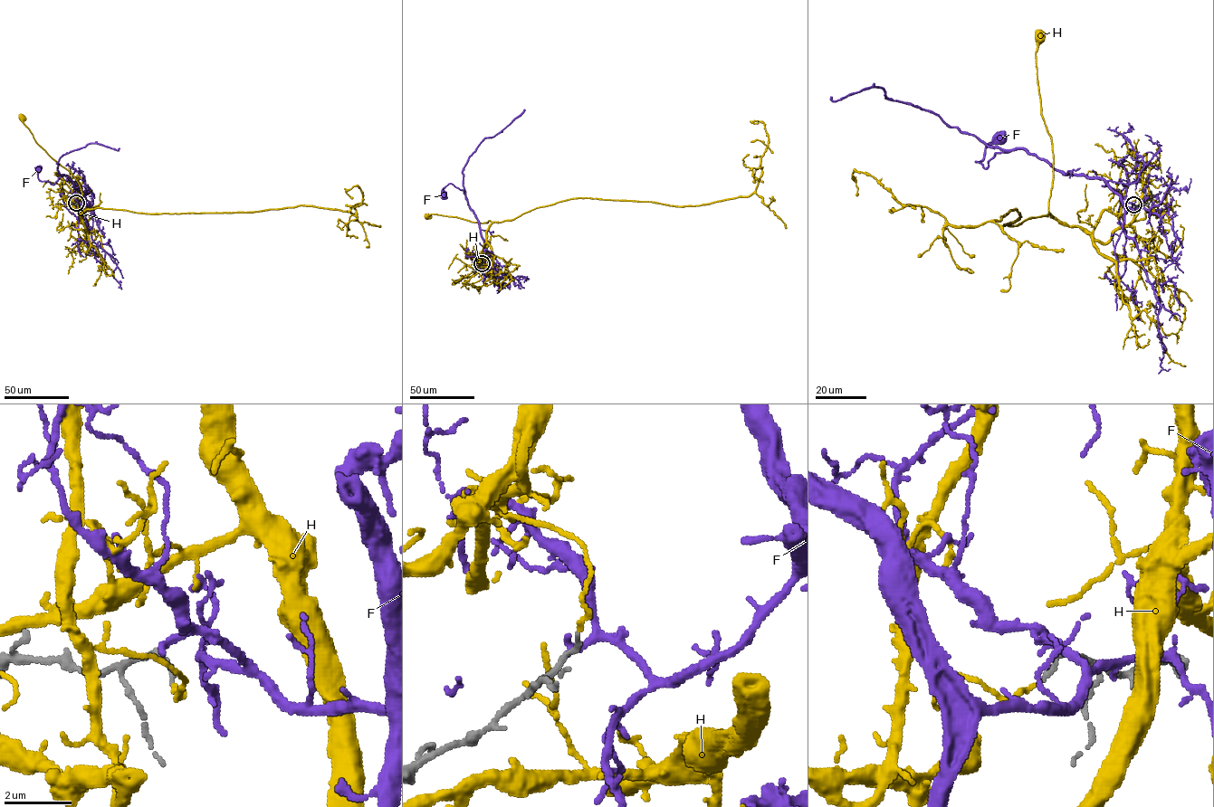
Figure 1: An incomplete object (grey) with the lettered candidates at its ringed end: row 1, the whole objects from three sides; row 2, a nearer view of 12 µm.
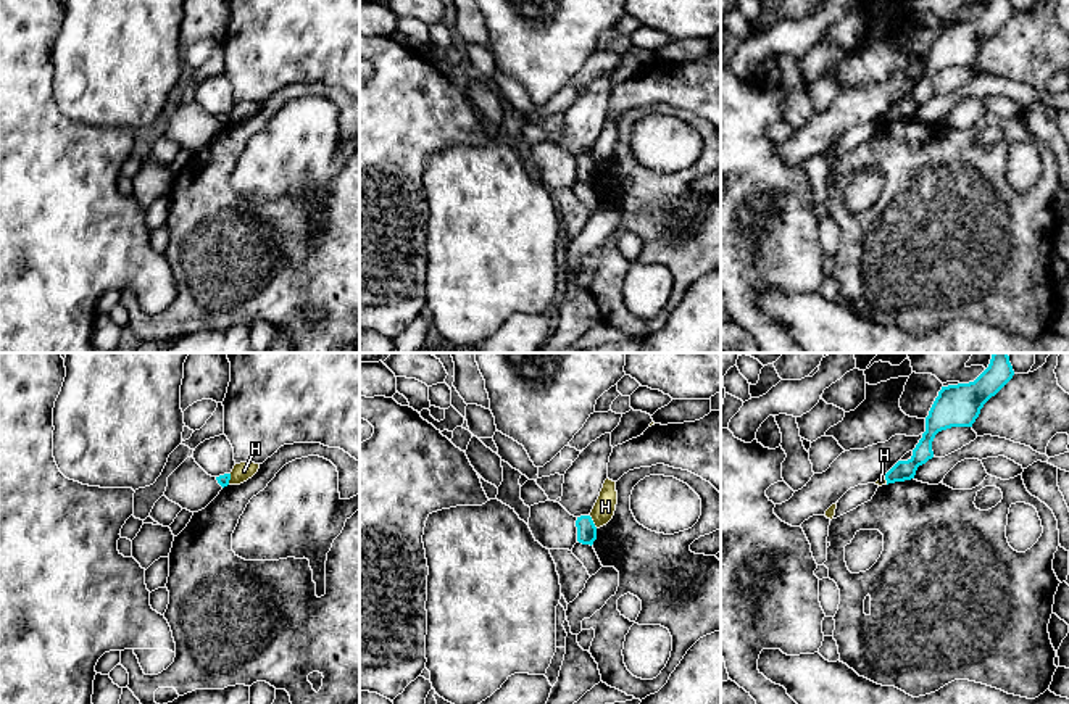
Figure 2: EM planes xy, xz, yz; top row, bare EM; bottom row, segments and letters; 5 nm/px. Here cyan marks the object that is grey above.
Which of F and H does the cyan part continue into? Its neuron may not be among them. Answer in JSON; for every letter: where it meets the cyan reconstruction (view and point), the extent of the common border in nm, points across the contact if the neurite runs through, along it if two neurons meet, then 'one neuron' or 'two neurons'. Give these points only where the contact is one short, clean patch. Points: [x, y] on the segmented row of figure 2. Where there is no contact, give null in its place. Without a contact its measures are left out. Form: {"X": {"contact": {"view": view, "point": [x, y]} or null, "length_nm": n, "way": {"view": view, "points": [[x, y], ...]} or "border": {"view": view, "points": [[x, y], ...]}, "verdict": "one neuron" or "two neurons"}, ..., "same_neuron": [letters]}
{"F": {"contact": null, "verdict": "one neuron"}, "H": {"contact": {"view": "xz", "point": [592, 522]}, "length_nm": 80, "border": {"view": "xz", "points": [[589, 516], [597, 527]]}, "verdict": "two neurons"}, "same_neuron": ["F"]}

